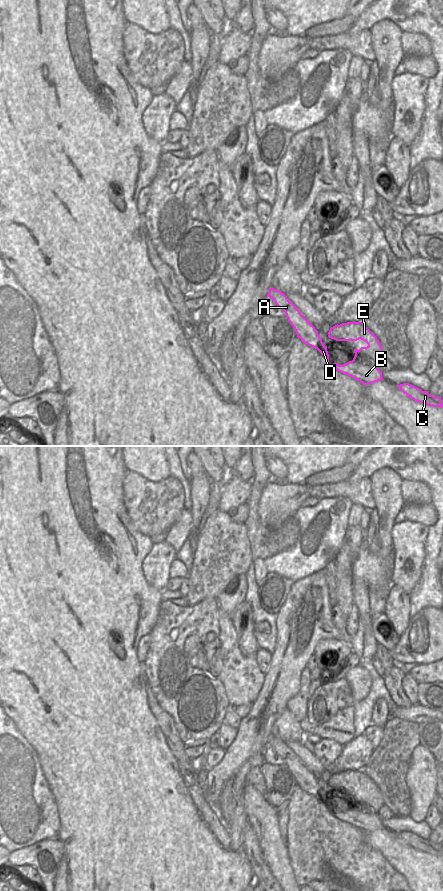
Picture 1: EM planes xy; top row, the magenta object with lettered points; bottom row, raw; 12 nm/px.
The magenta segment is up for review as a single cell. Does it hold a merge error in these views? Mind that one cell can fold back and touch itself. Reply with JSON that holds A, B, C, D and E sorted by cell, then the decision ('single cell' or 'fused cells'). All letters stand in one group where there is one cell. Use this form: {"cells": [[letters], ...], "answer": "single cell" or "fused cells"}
{"cells": [["A", "B", "C", "D"], ["E"]], "answer": "fused cells"}

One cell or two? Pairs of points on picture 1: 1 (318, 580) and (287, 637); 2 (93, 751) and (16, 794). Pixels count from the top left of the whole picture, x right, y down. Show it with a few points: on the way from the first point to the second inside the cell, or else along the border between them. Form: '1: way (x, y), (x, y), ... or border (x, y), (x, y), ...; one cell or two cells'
1: way (306, 591), (300, 597), (295, 622); one cell
2: border (38, 755), (41, 771), (54, 799); two cells

